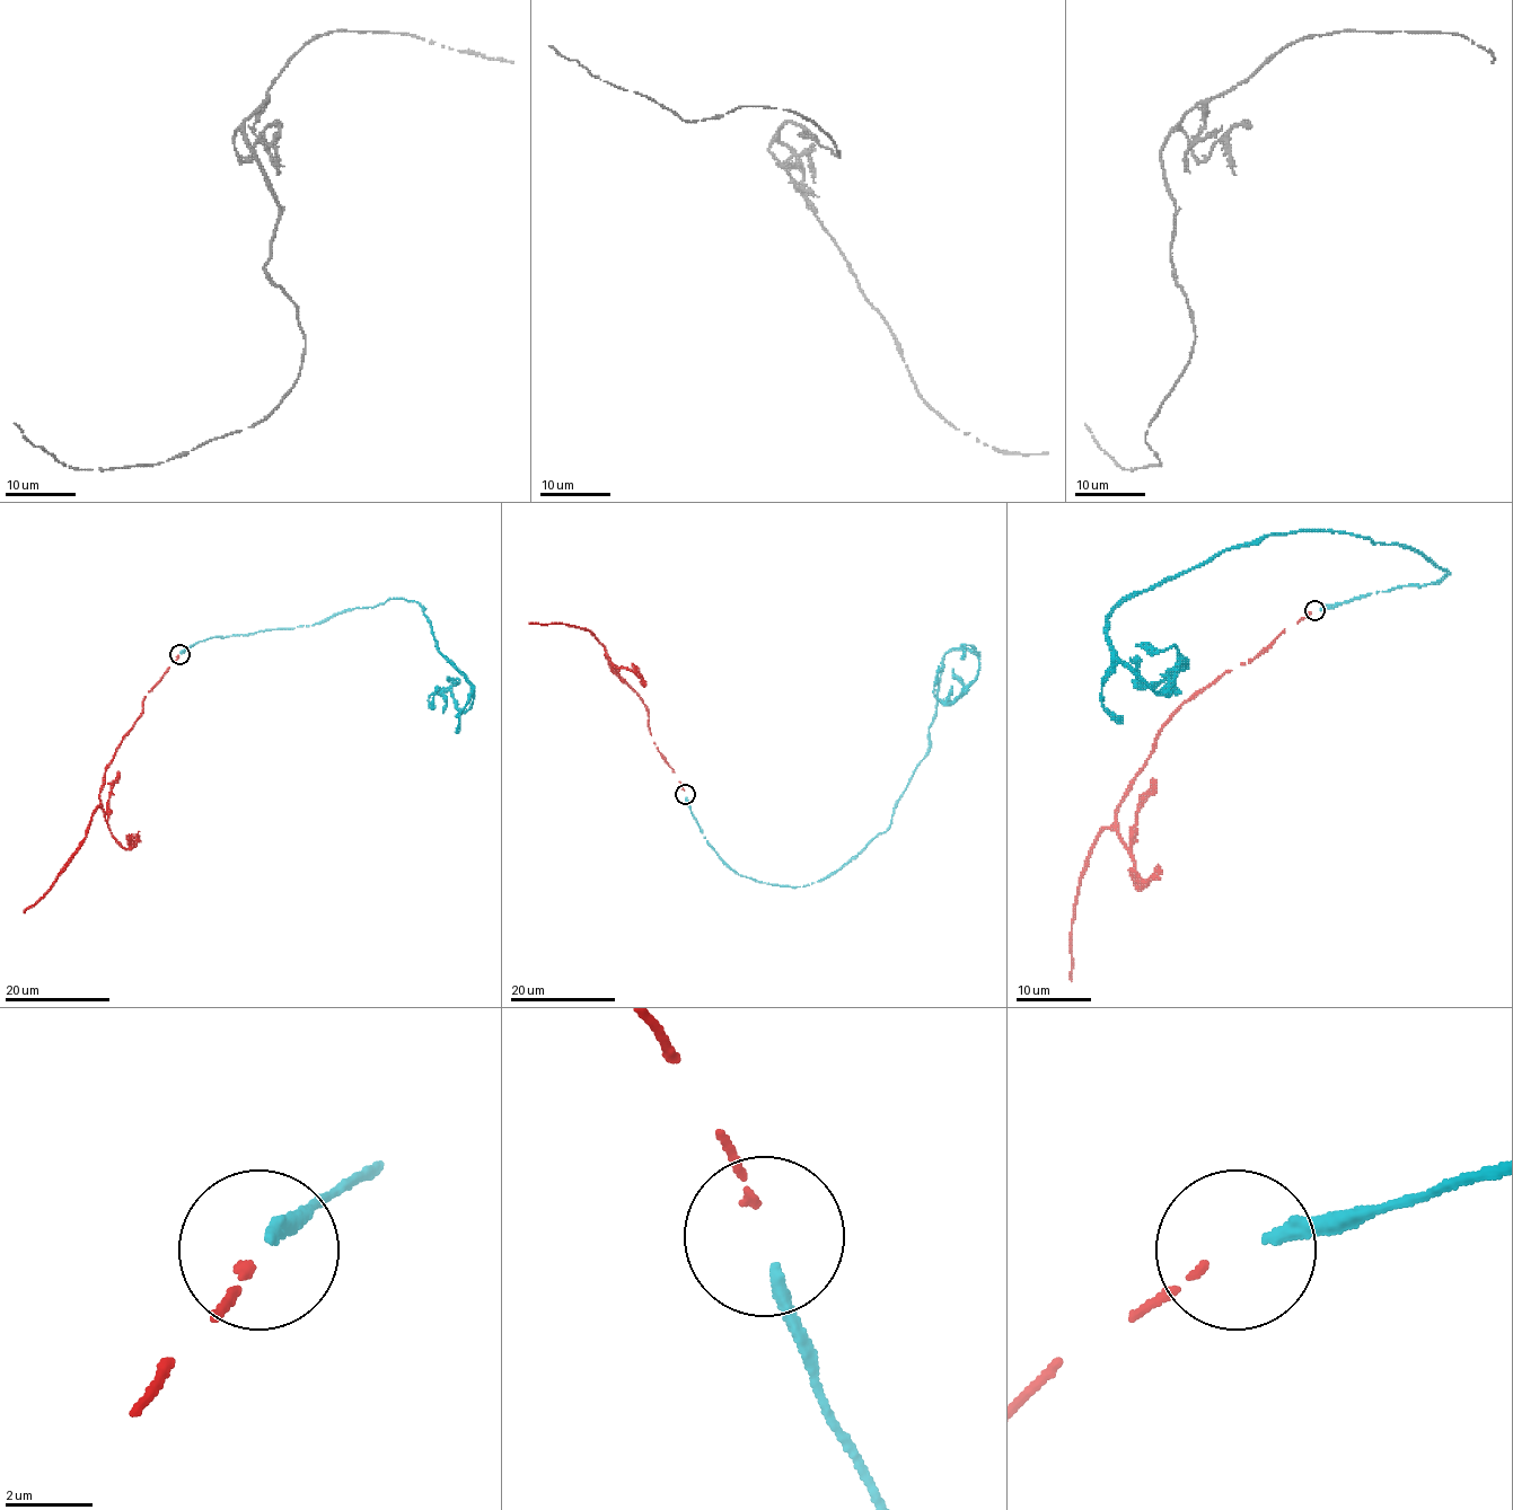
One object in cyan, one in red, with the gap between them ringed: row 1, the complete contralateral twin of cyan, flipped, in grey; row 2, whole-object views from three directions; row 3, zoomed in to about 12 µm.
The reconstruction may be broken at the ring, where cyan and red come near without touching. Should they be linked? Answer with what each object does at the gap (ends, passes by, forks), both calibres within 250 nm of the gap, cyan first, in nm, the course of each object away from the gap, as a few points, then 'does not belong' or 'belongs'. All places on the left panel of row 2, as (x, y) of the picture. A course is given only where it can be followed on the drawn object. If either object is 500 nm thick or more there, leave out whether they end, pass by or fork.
cyan ends | red ends | 320/150 nm | cyan via (179, 653), (212, 637), (416, 601), (473, 704), (462, 711), (438, 689), (431, 706), (439, 687) | red via (178, 655), (143, 700), (142, 714), (105, 770), (99, 806), (78, 853), (54, 885), (24, 912) | belongs

